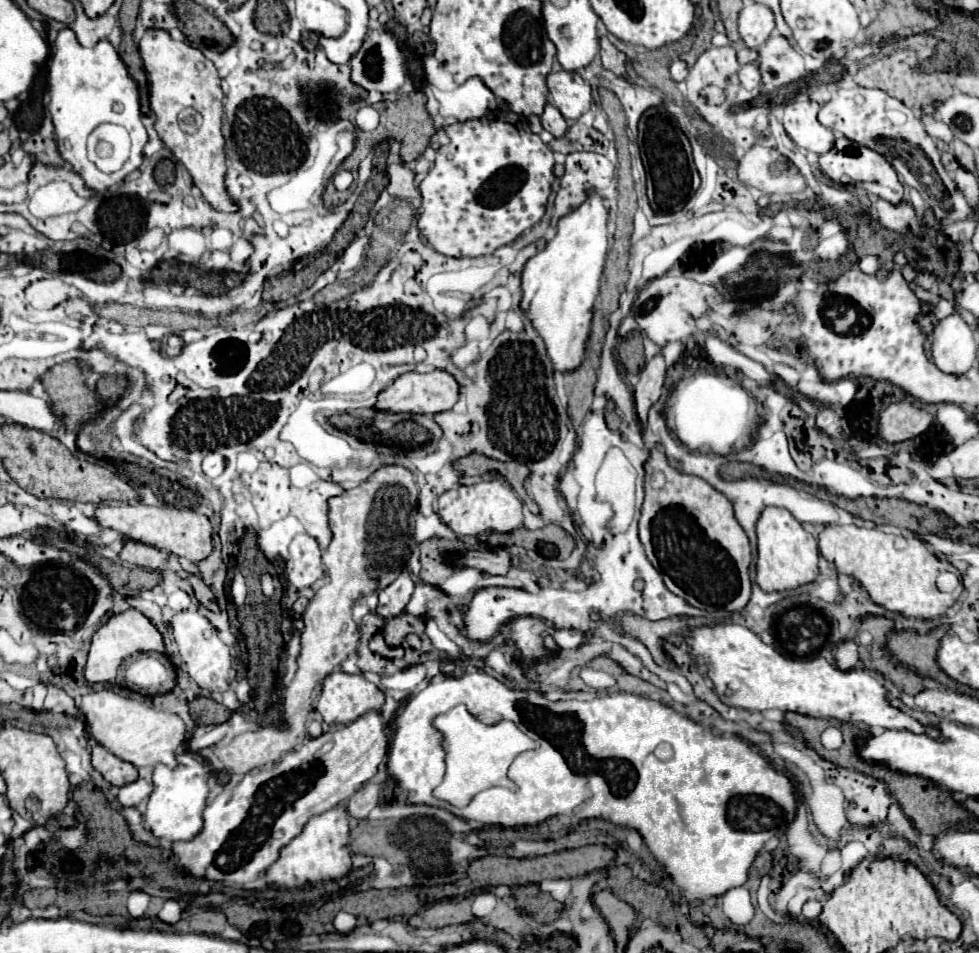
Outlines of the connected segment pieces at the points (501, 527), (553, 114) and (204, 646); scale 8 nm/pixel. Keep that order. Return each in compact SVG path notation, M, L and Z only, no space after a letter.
M497 473L483 475L483 481L475 485L459 485L443 493L437 501L437 513L455 533L467 533L471 537L489 531L507 533L523 525L523 505L509 483Z
M545 105L545 111L543 111L543 115L539 119L541 119L543 129L547 129L549 133L553 133L553 137L563 137L565 131L567 131L567 127L569 127L567 121L565 121L565 117L553 105Z
M191 609L177 613L171 619L169 627L171 627L171 633L175 637L179 655L183 659L183 663L187 665L189 677L201 689L207 689L207 691L225 691L229 687L229 683L233 681L233 677L235 677L235 669L233 669L233 659L231 659L229 647L217 637L215 627L201 613L191 611Z

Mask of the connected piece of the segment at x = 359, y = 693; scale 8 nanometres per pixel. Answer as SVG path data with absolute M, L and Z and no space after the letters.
M331 673L323 683L317 711L325 723L351 723L369 711L379 711L383 703L383 691L363 675Z

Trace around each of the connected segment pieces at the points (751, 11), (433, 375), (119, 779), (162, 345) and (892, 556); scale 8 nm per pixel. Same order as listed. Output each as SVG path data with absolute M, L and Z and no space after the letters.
M751 3L741 9L739 19L739 37L749 49L759 49L775 29L775 17L773 11L765 5Z
M441 369L431 371L431 373L411 371L411 373L397 377L391 387L379 393L375 409L393 411L393 413L437 413L437 411L451 409L457 401L459 401L459 385L449 373Z
M99 743L91 745L91 763L103 775L103 779L111 785L123 787L127 783L137 781L137 769L131 763L119 759L117 755L109 753Z
M167 333L161 337L159 341L159 349L167 355L167 357L175 357L181 353L181 349L185 347L185 341L181 335L175 335L175 333Z
M827 525L819 533L817 543L819 553L839 573L855 579L877 605L903 617L933 619L943 615L961 593L961 589L955 589L953 593L941 593L937 589L935 579L941 571L955 575L959 575L959 571L953 565L939 561L917 537L891 535L859 525Z

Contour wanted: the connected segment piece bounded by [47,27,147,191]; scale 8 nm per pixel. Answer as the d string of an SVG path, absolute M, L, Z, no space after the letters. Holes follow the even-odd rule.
M69 27L61 29L51 47L47 63L47 95L47 109L55 125L55 141L59 155L83 177L85 187L93 191L105 191L125 179L125 175L129 175L131 171L139 169L143 161L143 145L147 143L147 133L141 123L139 91L137 83L131 79L119 53L109 41L103 39L95 47L87 49L77 43L75 33ZM101 123L123 125L131 137L131 157L115 175L105 175L95 167L95 163L87 163L87 137Z

